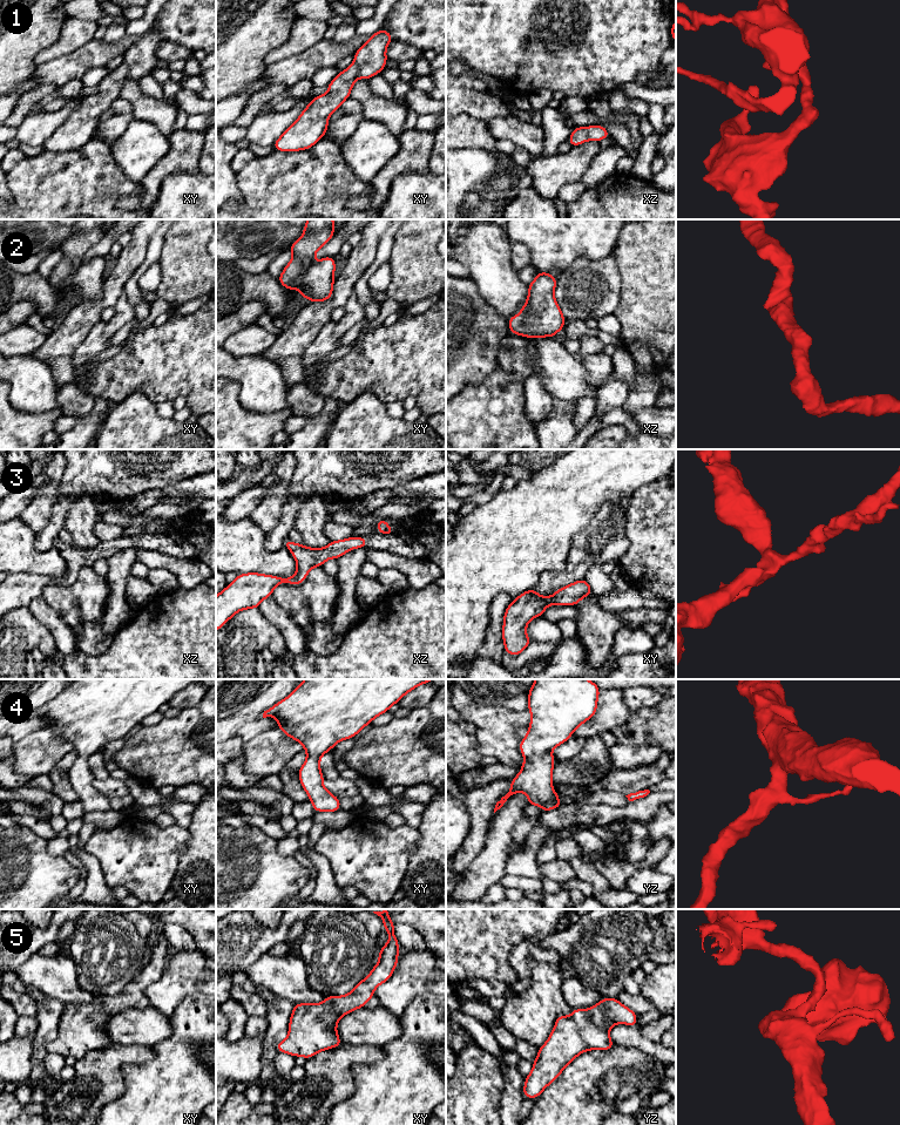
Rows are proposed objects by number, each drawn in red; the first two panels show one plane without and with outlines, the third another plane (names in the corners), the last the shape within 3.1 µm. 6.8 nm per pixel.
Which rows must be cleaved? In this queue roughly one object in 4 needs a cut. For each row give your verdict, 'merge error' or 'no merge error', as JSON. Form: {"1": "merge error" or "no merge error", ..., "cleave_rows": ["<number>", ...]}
{"1": "no merge error", "2": "no merge error", "3": "no merge error", "4": "no merge error", "5": "no merge error", "cleave_rows": []}

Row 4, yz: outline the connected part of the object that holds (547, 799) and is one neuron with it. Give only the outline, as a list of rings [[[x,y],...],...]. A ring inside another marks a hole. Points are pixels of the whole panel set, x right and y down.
[[[535,679],[528,693],[532,719],[519,745],[525,761],[520,773],[510,780],[509,792],[496,802],[494,813],[516,792],[528,795],[527,806],[540,806],[543,812],[563,805],[553,789],[551,751],[594,717],[598,696],[600,689],[591,680]]]

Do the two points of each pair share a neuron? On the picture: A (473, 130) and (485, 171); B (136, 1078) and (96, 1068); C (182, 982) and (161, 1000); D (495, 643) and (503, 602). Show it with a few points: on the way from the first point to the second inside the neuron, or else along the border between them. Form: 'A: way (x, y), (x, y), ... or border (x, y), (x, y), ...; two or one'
A: border (458, 148), (484, 148), (502, 161); two
B: border (147, 1059), (122, 1068), (124, 1090), (113, 1100); two
C: way (177, 983), (166, 995); one
D: way (495, 632), (496, 612); one

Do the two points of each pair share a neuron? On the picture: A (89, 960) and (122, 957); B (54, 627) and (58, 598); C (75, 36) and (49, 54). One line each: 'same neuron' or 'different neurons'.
A: same neuron
B: different neurons
C: same neuron

